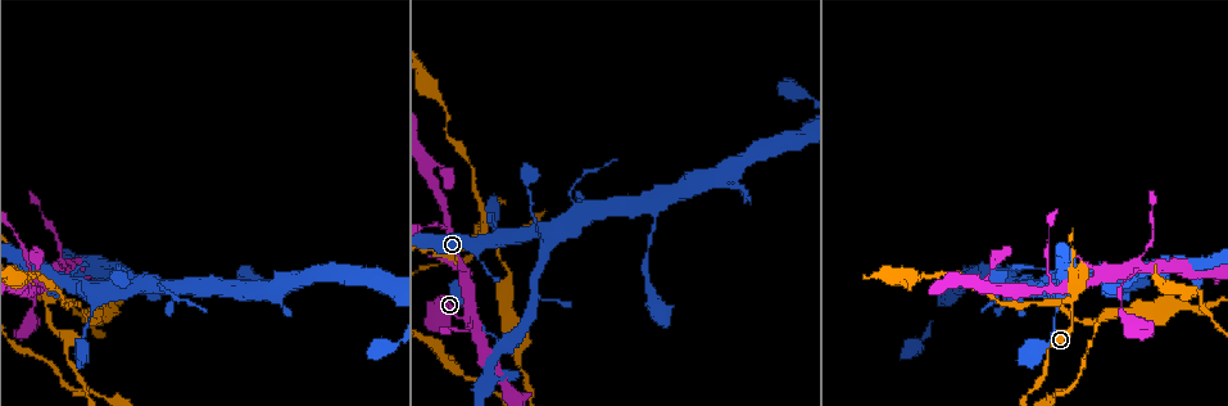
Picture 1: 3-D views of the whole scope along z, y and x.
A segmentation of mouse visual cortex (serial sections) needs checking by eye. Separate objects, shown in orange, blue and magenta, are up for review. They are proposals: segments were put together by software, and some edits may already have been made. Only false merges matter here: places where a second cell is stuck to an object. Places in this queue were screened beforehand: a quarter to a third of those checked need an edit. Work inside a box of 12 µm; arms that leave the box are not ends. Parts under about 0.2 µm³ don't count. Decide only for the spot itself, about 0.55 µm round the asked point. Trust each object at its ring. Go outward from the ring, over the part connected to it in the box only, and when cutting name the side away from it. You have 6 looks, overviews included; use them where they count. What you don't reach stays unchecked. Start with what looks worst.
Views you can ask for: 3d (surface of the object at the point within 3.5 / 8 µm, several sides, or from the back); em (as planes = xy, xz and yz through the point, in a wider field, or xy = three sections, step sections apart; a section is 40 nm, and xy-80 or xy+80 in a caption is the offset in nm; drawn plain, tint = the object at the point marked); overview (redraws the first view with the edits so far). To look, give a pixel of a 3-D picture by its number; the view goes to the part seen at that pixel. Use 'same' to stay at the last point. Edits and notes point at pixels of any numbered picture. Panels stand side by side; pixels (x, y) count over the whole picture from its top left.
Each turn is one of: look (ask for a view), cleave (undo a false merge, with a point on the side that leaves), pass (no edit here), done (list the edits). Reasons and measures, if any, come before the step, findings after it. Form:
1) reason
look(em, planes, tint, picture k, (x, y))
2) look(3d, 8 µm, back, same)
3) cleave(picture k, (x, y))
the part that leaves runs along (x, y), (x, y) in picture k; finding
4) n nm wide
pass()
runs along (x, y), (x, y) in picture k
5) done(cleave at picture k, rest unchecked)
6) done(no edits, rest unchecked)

branch point
look(3d, 8 µm, picture 1, (1069, 302))

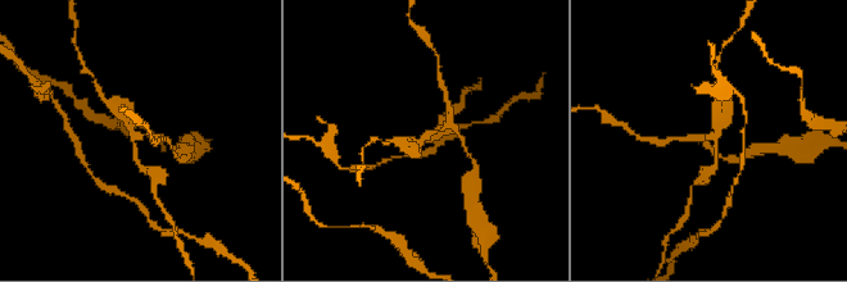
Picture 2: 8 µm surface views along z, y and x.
need the tissue
look(em, xy, step 5, tint, picture 2, (713, 138))

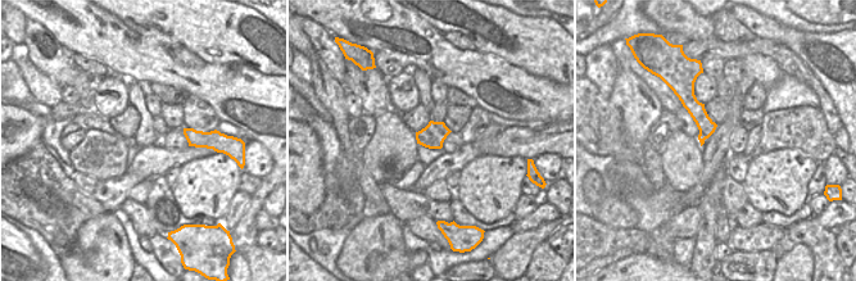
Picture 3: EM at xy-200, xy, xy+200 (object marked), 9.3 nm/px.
cleave(picture 2, (700, 137))
the part that leaves runs along (135, 137), (166, 139), (175, 153) in picture 2; a second cell is stuck on

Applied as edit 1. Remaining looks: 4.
three-way junction
look(3d, 8 µm, picture 1, (547, 232))

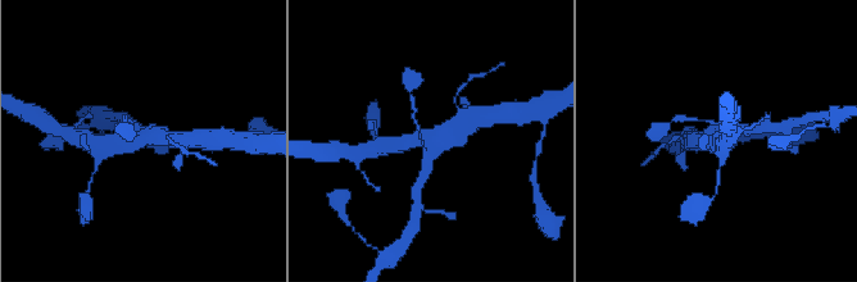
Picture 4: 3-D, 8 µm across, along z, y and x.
look(3d, 3.5 µm, picture 4, (143, 140))

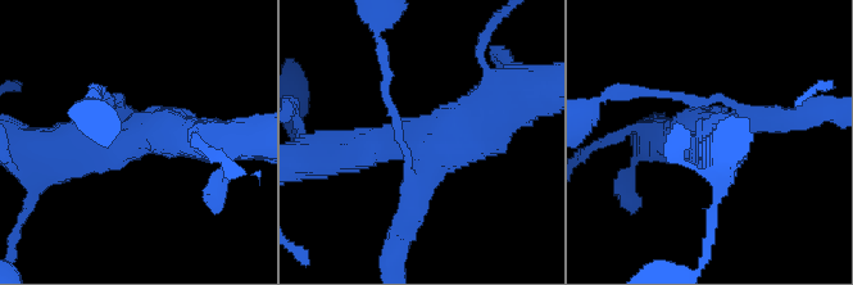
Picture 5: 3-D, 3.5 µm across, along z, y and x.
3 arms; arms of 350, 450, 500 nm; need the tissue
look(em, xy, step 1, tint, picture 5, (426, 140))

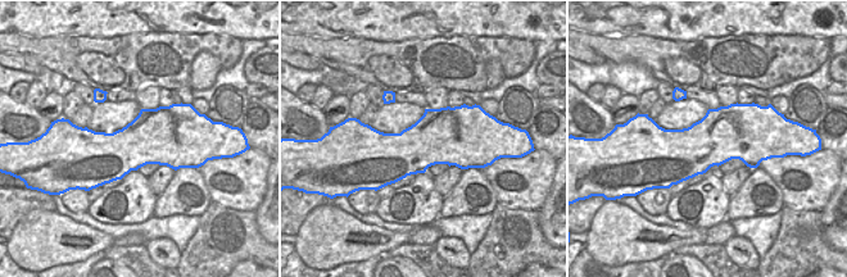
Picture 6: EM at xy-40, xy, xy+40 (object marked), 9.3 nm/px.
pass()
runs along (345, 155), (471, 126), (503, 99) in picture 5; one cell here

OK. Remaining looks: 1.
done(cleave at picture 2, rest unchecked)

